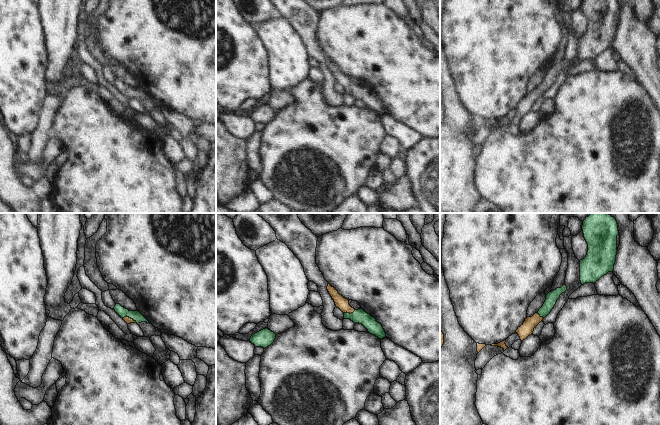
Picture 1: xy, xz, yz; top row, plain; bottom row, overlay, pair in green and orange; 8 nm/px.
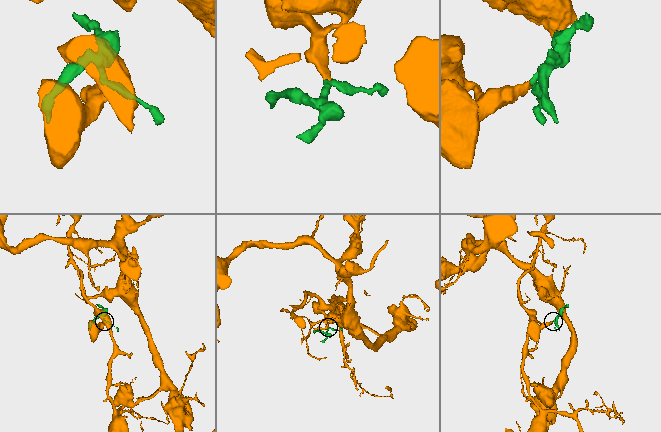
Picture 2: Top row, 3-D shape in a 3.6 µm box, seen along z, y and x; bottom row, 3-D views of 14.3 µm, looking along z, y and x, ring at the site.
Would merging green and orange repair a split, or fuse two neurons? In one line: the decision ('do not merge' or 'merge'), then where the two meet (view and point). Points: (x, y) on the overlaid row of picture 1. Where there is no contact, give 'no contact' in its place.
merge; contact xz (349, 313)

